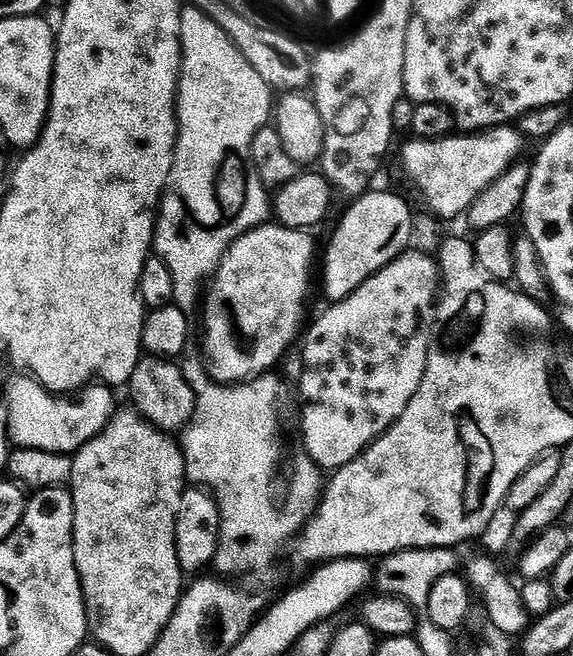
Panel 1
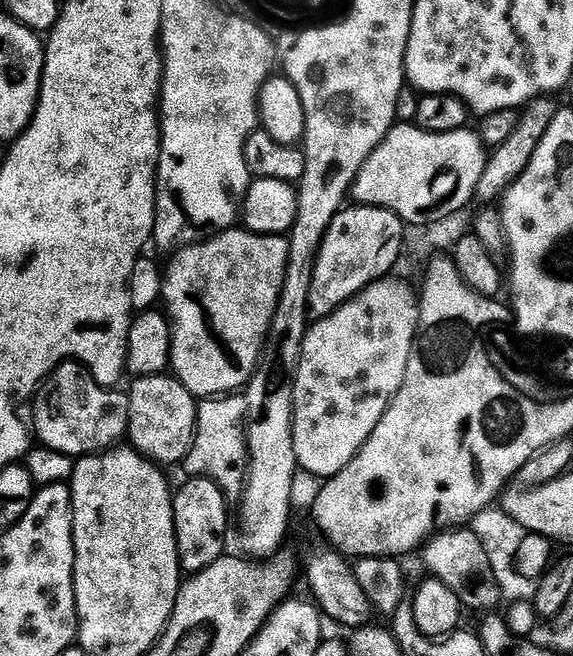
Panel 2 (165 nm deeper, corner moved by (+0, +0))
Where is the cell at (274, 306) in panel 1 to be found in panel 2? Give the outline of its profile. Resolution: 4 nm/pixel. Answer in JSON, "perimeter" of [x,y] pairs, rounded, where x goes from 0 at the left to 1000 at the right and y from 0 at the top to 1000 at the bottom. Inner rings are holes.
{"perimeter":[[[419,345],[370,358],[377,360],[366,361],[363,372],[335,372],[330,378],[318,380],[295,399],[293,409],[290,402],[284,410],[286,450],[283,463],[300,495],[300,552],[297,561],[307,578],[318,582],[318,588],[325,588],[325,595],[332,595],[337,604],[344,607],[382,607],[417,599],[447,569],[447,556],[454,553],[454,538],[461,535],[461,520],[468,515],[475,486],[485,473],[485,460],[492,448],[492,436],[499,424],[499,405],[503,404],[503,366],[494,358],[454,358],[431,352]]]}

